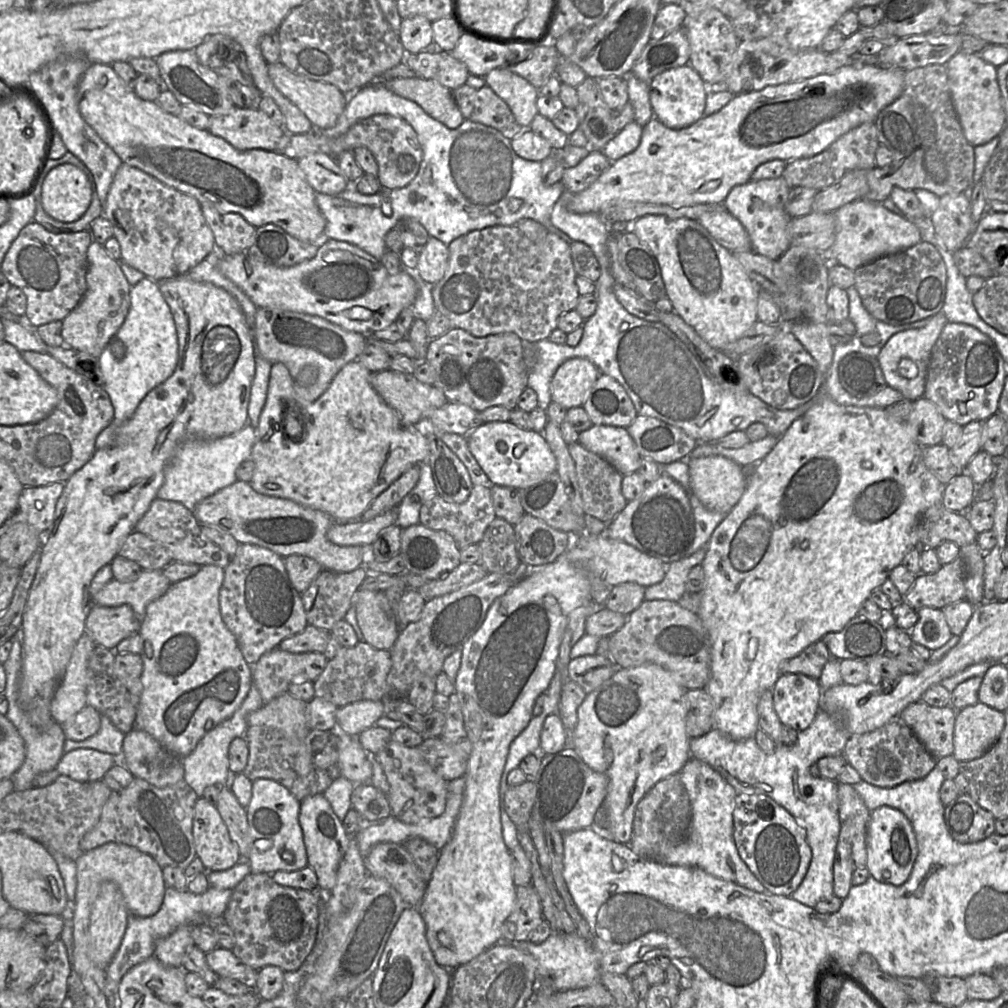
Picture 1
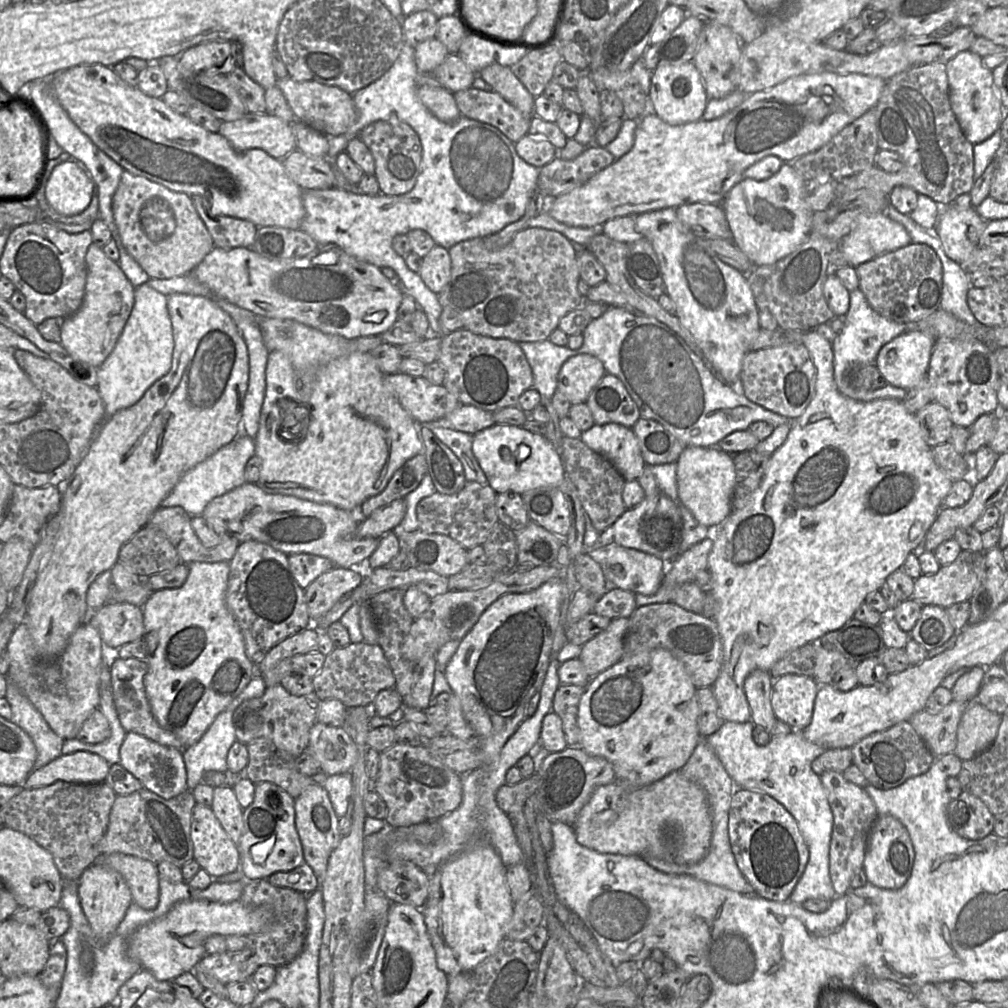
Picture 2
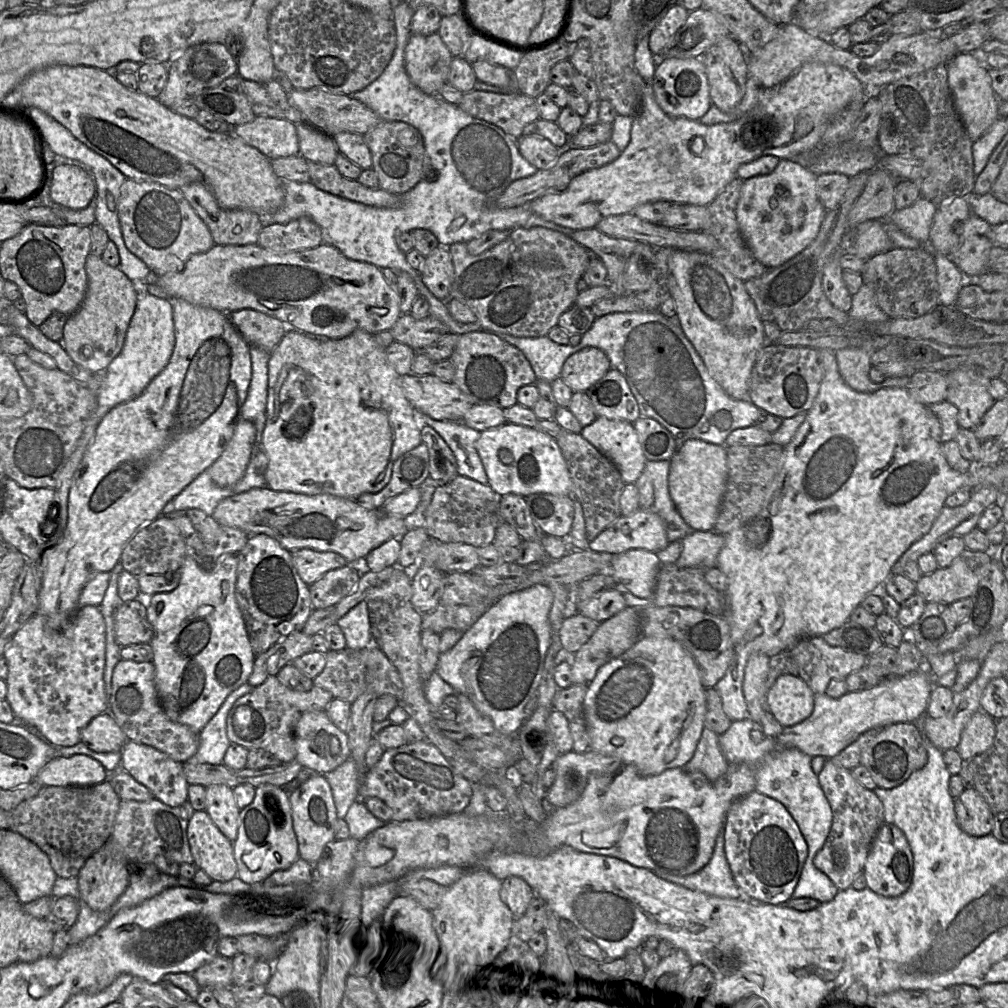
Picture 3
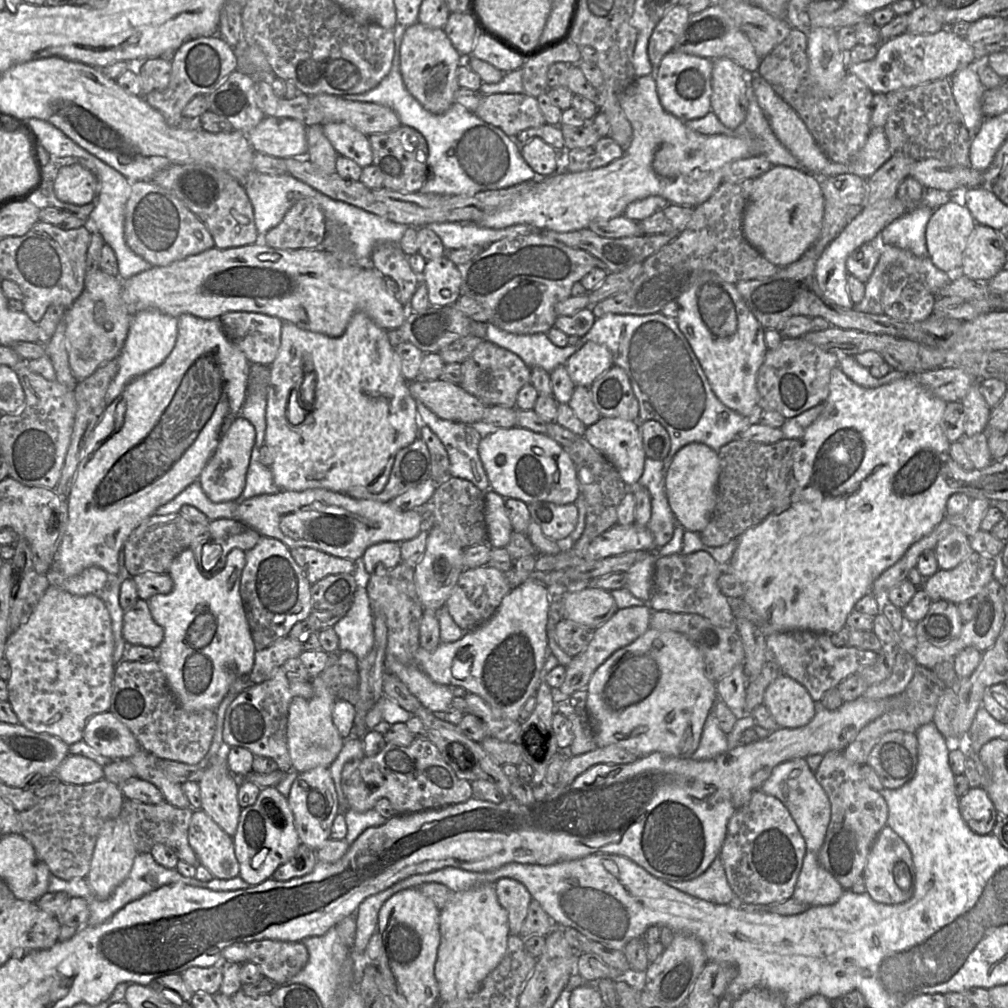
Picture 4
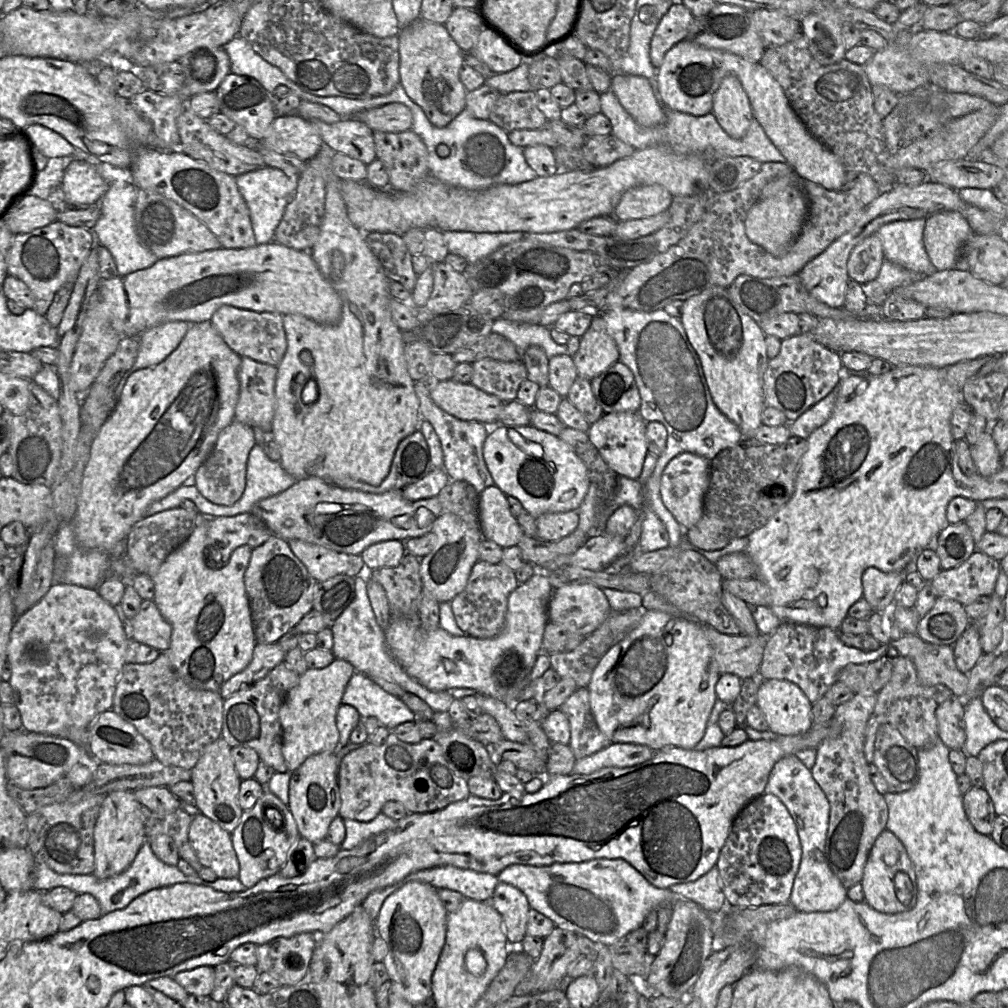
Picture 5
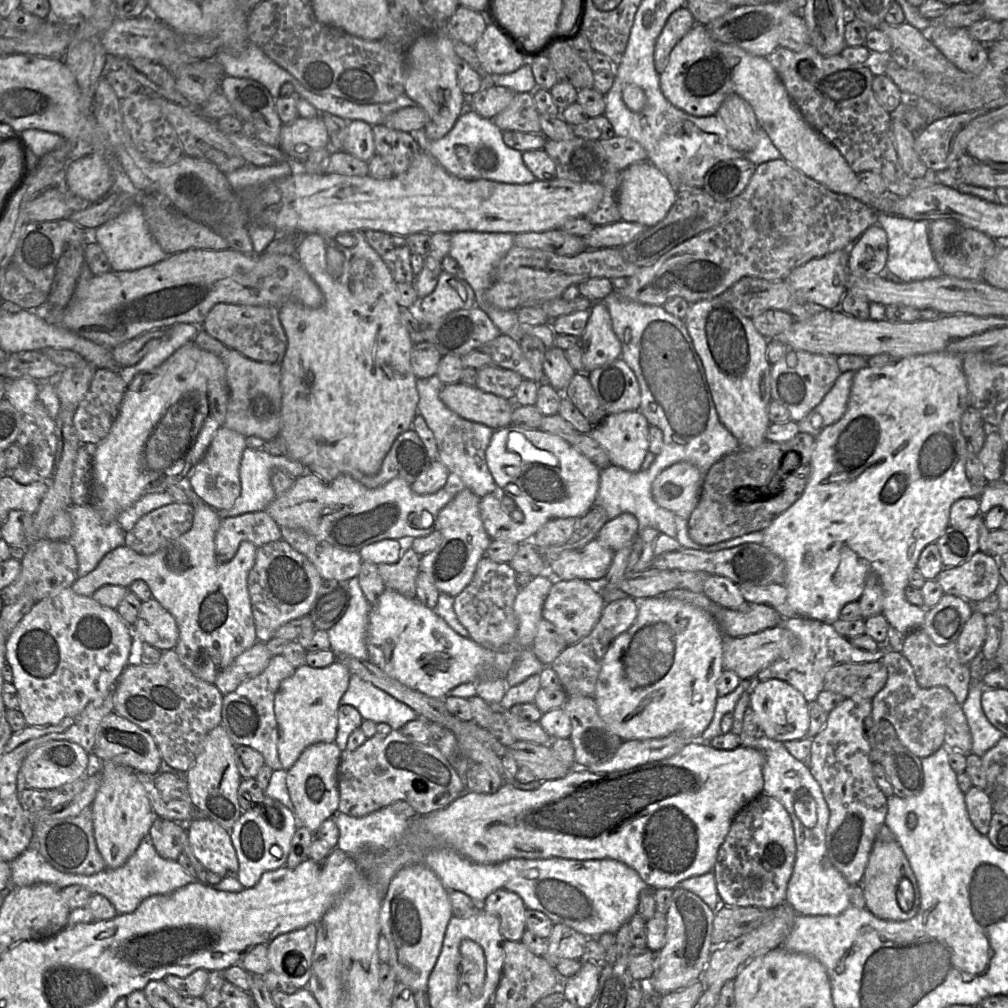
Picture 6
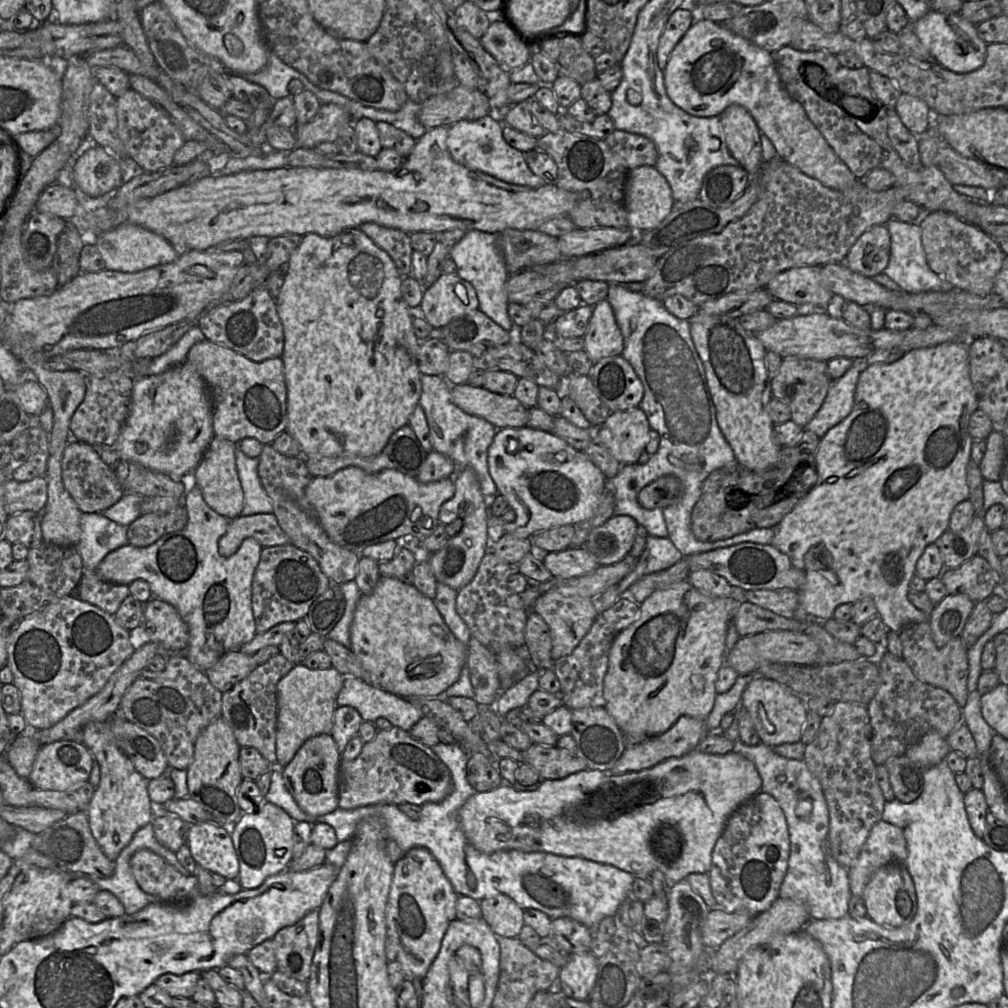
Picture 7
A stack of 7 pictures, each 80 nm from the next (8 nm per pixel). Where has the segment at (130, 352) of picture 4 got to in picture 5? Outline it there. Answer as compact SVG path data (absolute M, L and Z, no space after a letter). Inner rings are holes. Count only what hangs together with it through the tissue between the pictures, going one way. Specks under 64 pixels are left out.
M169 321L155 325L139 335L140 348L133 366L121 377L115 388L119 399L126 381L134 372L155 366L165 360L180 344L191 323Z

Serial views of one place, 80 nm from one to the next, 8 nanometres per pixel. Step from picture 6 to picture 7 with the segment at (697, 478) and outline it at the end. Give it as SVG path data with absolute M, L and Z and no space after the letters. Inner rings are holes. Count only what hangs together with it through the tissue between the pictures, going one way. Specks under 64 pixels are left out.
M665 475L641 489L638 494L638 502L646 509L663 509L674 503L681 493L682 483L680 479Z

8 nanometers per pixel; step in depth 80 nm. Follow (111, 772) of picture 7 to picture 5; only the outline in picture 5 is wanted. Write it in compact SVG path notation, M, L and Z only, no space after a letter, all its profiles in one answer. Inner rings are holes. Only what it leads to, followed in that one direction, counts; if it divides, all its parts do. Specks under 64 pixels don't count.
M113 791L106 795L94 827L94 871L98 879L106 879L125 871L146 841L146 810L133 791Z

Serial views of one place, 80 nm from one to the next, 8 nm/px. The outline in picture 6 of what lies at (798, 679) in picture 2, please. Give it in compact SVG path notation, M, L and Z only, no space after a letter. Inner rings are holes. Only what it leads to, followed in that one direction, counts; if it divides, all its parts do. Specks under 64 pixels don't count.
M778 679L755 680L750 693L749 707L769 739L785 742L807 736L809 728L808 702L803 695L788 683Z

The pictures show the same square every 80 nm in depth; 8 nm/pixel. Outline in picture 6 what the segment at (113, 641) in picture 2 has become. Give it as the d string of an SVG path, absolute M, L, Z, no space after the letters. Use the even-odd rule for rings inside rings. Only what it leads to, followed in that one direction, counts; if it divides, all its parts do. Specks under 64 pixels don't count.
M151 598L148 601L142 603L142 607L140 609L138 619L136 623L132 627L132 636L133 630L137 633L137 635L143 640L144 643L151 645L152 647L156 647L161 651L172 650L176 647L179 641L179 628L177 622L173 615L166 610L156 599Z

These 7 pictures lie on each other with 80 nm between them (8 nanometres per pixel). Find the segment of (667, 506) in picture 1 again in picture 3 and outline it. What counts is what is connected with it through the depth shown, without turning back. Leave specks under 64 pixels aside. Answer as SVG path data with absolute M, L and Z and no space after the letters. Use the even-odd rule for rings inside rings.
M638 509L628 516L620 516L604 529L592 542L589 549L597 553L620 554L631 549L644 549L658 553L669 545L663 519L652 509Z

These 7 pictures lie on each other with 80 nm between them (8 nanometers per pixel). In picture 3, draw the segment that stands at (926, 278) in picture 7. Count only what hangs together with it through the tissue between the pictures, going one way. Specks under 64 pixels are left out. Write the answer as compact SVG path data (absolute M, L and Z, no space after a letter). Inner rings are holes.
M920 197L912 205L894 210L885 221L885 225L892 223L909 237L921 243L928 242L929 231L938 206L933 202Z

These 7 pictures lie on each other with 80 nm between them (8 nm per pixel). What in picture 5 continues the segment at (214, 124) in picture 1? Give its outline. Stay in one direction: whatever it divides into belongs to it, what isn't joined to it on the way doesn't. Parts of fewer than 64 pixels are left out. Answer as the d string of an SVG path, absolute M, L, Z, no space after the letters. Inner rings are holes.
M299 115L276 116L267 136L261 142L266 147L302 161L309 161L324 146L323 139L311 121Z

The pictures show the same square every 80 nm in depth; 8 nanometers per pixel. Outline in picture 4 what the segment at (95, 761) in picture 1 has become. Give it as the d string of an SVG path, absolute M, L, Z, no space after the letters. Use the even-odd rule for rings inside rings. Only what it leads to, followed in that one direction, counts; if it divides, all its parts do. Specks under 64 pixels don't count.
M69 754L54 772L62 783L91 784L103 779L103 767L81 755Z

